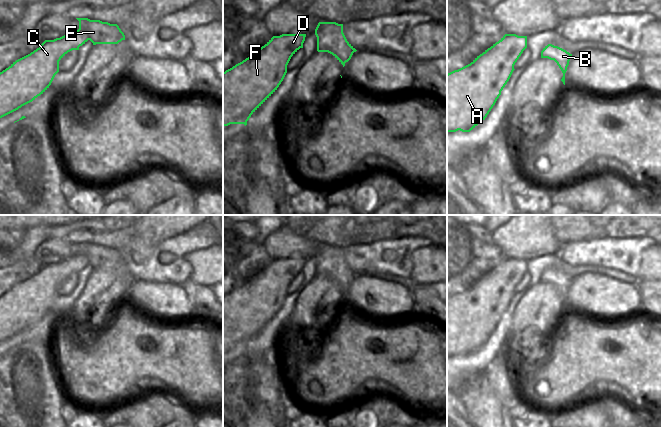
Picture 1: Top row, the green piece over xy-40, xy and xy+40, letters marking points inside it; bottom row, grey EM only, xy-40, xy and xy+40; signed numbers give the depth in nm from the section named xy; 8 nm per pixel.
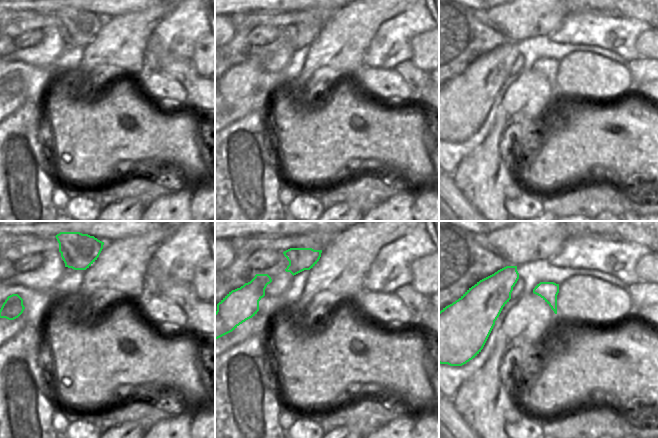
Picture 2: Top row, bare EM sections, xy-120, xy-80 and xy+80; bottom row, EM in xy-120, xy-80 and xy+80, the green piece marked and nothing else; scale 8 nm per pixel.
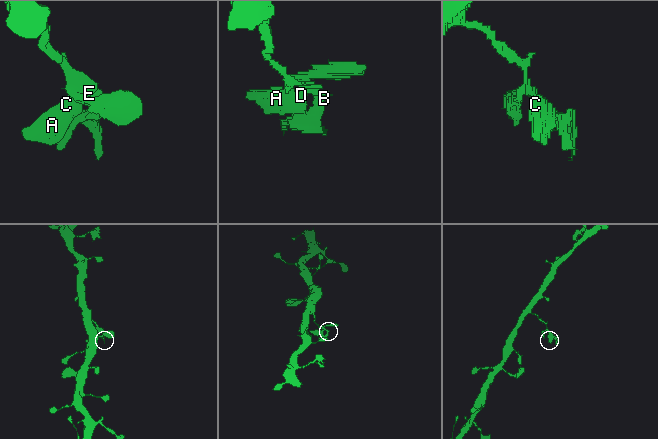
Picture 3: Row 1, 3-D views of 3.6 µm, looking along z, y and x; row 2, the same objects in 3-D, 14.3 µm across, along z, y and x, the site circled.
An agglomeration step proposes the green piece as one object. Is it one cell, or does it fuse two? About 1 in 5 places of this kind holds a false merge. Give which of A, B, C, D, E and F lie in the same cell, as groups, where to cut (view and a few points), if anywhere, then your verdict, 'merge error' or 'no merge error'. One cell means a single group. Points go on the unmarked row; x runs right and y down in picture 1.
groups A B C D E F; cut none; no merge error

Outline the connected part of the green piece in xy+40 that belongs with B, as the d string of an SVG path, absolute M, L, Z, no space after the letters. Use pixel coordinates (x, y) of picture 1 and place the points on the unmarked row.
M548 268L541 275L541 282L548 282L550 284L554 284L557 287L557 289L559 290L563 297L561 305L563 306L564 309L565 309L565 297L567 295L567 291L569 289L571 281L572 278L552 268Z

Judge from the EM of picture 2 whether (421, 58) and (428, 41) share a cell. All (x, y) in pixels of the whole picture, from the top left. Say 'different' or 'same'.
same

